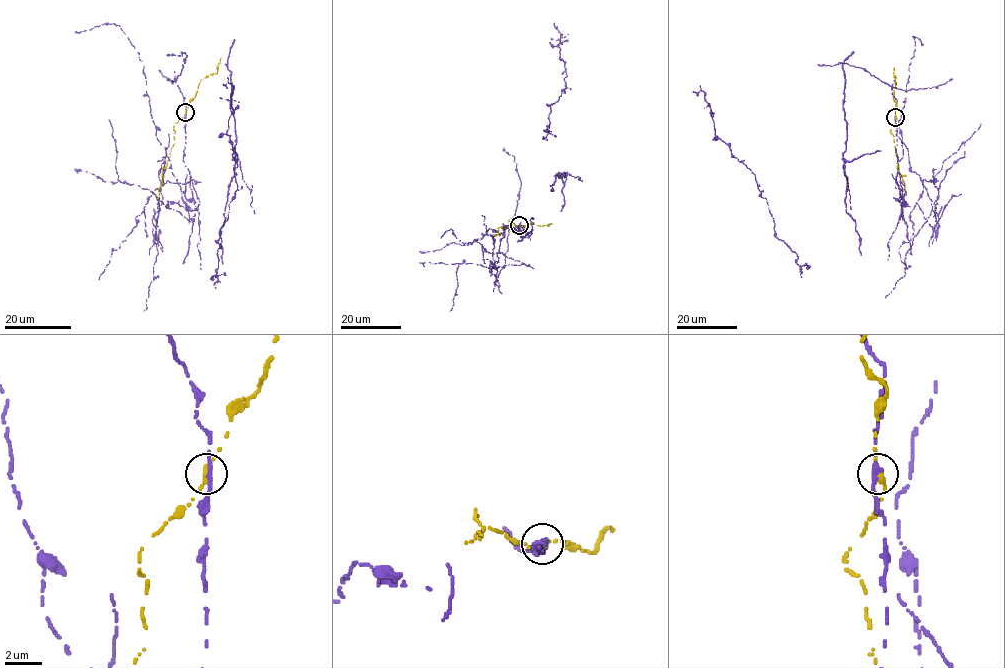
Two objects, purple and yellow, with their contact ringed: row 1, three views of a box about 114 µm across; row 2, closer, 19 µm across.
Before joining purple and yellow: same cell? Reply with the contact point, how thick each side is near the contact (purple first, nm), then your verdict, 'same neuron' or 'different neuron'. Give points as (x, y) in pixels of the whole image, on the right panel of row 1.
at (895, 117); 360 nm thick on the purple side, 400 nm on the other; different neuron

